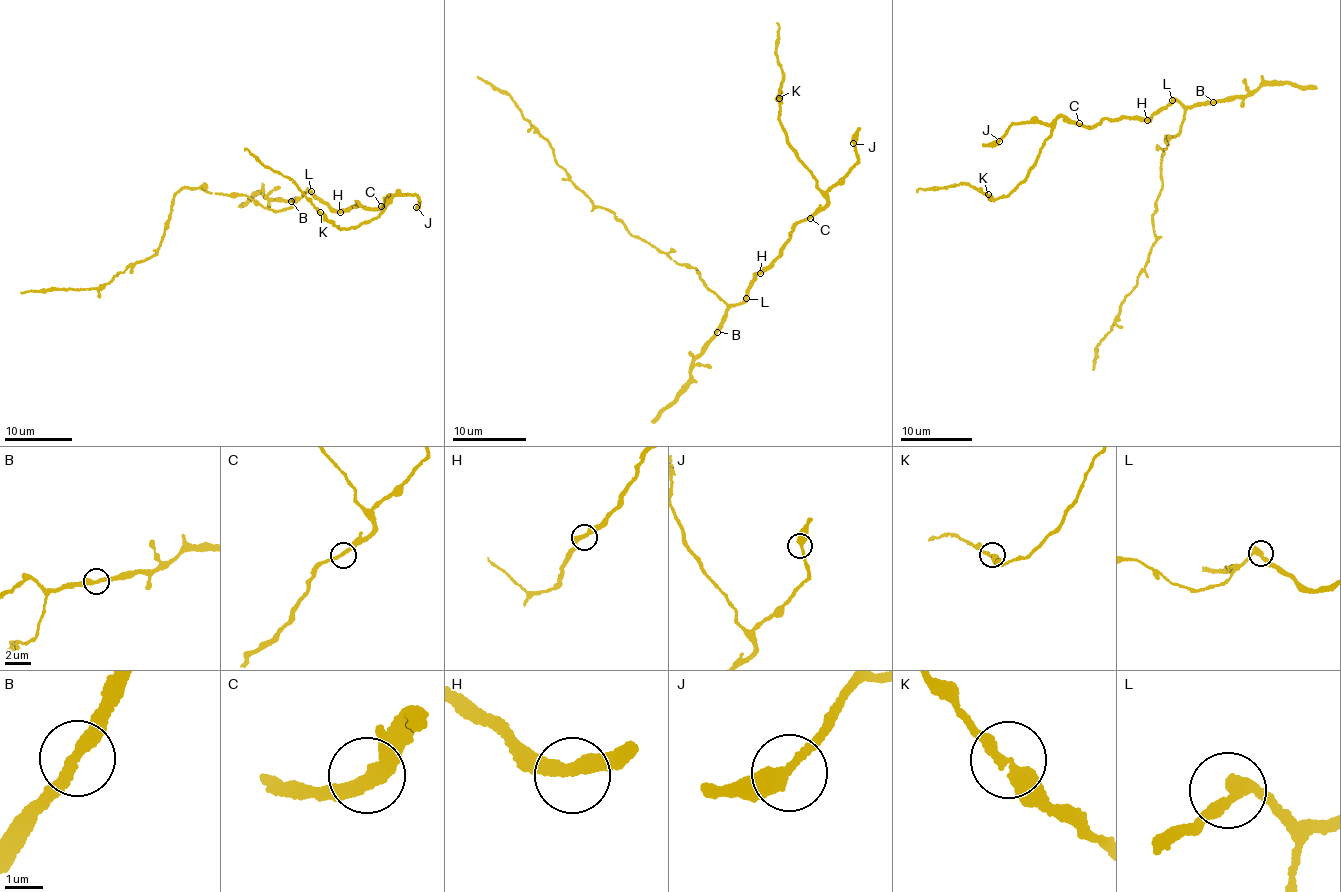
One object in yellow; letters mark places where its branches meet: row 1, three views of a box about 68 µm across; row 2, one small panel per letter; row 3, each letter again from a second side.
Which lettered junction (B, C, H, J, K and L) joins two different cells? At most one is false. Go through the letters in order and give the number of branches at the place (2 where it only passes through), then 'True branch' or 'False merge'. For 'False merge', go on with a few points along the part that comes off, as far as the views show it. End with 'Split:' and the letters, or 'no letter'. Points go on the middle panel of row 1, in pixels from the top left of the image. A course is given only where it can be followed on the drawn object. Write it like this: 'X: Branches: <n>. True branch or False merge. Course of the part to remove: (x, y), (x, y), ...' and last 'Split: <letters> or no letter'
B: Branches: 2. True branch
C: Branches: 2. True branch
H: Branches: 2. True branch
J: Branches: 2. True branch
K: Branches: 2. True branch
L: Branches: 2. True branch
Split: no letter

